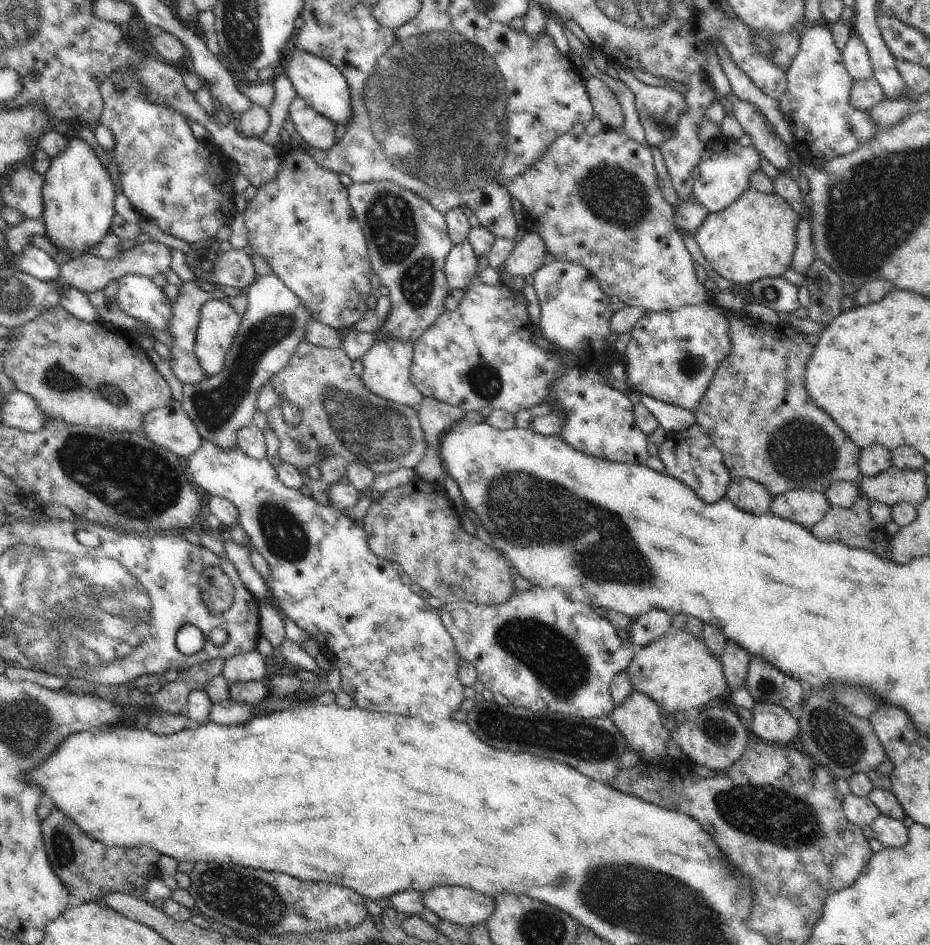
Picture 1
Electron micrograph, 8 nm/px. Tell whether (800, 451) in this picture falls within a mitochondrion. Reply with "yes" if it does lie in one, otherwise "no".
yes

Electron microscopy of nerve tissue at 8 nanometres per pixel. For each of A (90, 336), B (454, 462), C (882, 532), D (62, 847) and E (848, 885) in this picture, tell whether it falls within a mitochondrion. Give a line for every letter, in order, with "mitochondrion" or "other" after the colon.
A: other
B: other
C: other
D: mitochondrion
E: other

